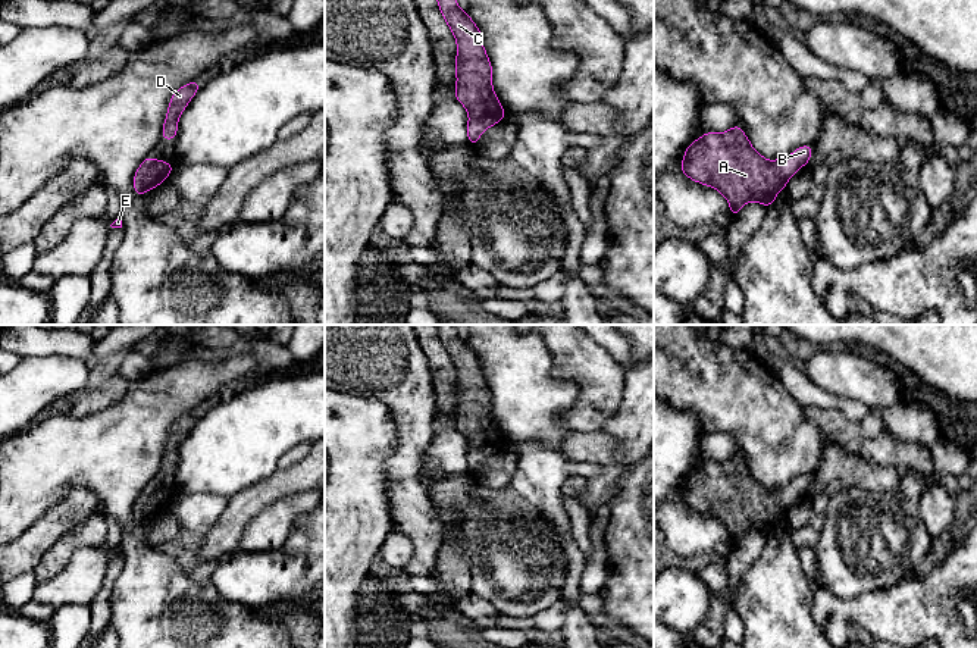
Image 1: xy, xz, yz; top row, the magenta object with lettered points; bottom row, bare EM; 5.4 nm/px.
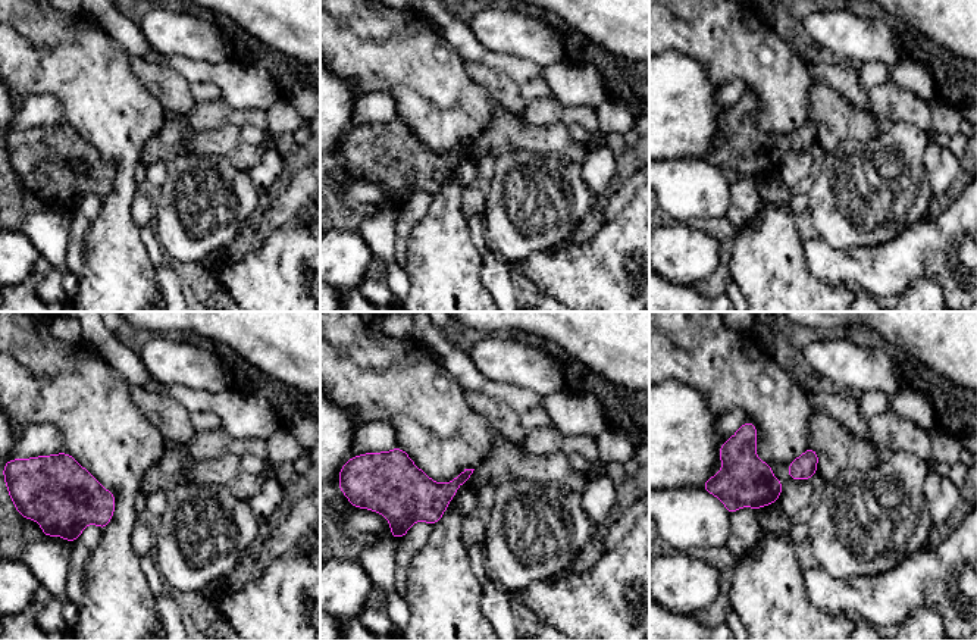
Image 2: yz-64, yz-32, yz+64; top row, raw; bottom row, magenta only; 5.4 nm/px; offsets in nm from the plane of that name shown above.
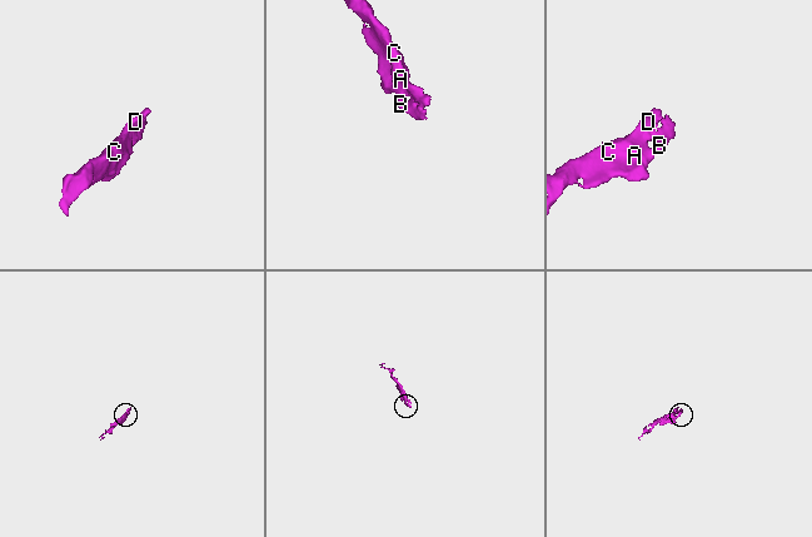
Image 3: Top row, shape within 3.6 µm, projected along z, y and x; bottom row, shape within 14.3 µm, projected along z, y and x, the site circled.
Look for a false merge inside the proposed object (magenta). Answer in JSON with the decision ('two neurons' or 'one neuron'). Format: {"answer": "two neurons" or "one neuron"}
{"answer": "one neuron"}

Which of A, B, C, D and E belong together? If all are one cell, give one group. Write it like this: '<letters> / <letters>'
A B C D E

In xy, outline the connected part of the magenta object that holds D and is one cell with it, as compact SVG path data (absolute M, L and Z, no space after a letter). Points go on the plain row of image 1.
M194 408L192 411L181 416L170 428L166 450L162 460L162 467L170 470L176 466L178 461L178 448L184 441L190 429L194 426L197 419L200 417L200 411Z

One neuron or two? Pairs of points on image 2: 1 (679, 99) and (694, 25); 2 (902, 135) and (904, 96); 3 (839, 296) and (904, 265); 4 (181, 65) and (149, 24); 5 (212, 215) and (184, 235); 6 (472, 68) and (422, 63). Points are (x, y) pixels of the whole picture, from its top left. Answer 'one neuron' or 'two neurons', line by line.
1: two neurons
2: two neurons
3: two neurons
4: two neurons
5: one neuron
6: two neurons

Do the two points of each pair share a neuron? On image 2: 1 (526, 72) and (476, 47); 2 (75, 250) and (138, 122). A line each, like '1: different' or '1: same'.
1: same
2: different

